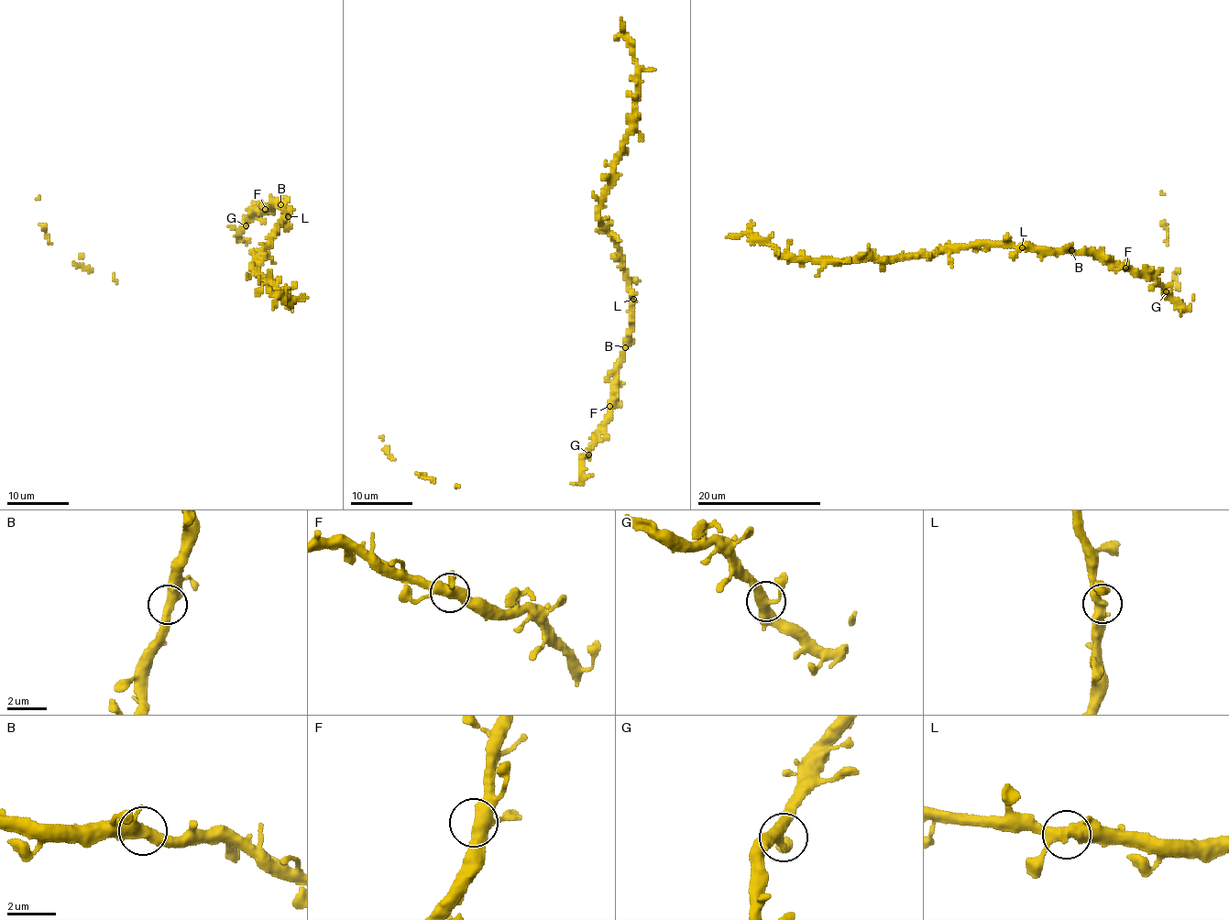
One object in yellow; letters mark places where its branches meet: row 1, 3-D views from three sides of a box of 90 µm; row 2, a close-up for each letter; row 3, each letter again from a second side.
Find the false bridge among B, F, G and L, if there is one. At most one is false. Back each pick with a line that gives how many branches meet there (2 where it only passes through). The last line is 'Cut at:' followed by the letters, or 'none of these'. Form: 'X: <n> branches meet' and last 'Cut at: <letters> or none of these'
Cut at: none of these

